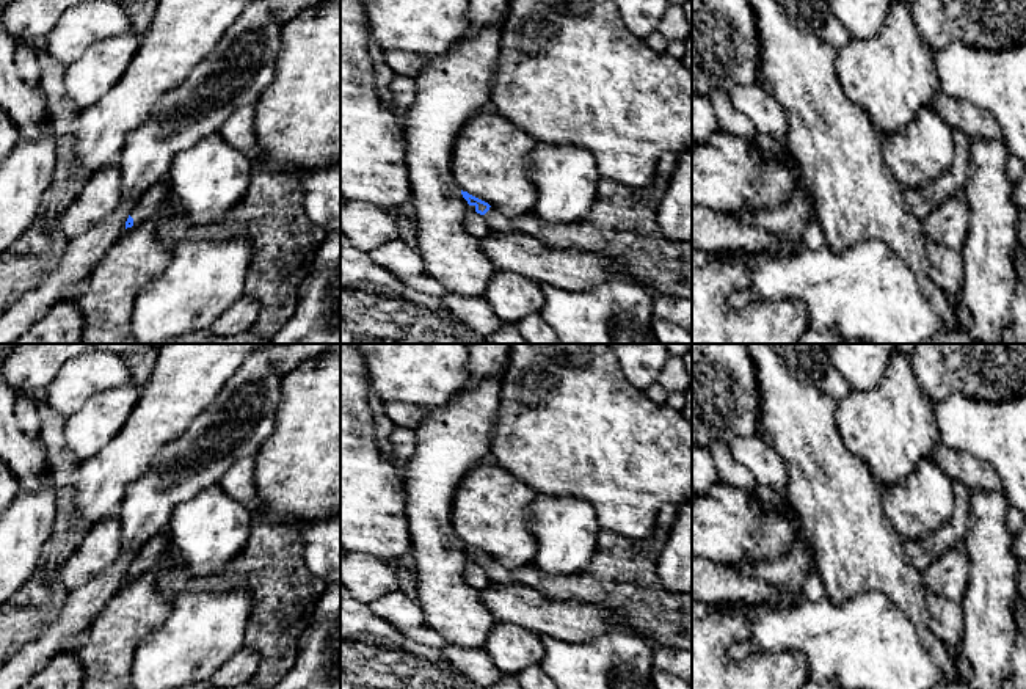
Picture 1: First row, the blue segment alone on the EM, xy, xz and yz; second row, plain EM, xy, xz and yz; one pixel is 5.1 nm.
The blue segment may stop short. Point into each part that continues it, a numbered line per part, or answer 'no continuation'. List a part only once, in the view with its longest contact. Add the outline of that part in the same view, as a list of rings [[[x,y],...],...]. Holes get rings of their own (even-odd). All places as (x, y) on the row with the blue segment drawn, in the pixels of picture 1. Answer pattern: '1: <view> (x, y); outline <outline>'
1: xy (148, 203); outline [[[168,176],[154,184],[151,188],[147,188],[135,202],[135,207],[130,213],[133,218],[133,224],[138,224],[144,221],[146,218],[152,217],[157,210],[157,207],[171,196],[171,185],[168,180]]]

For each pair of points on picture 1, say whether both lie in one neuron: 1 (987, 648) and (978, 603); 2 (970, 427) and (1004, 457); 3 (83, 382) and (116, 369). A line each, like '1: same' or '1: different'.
1: same
2: same
3: same

